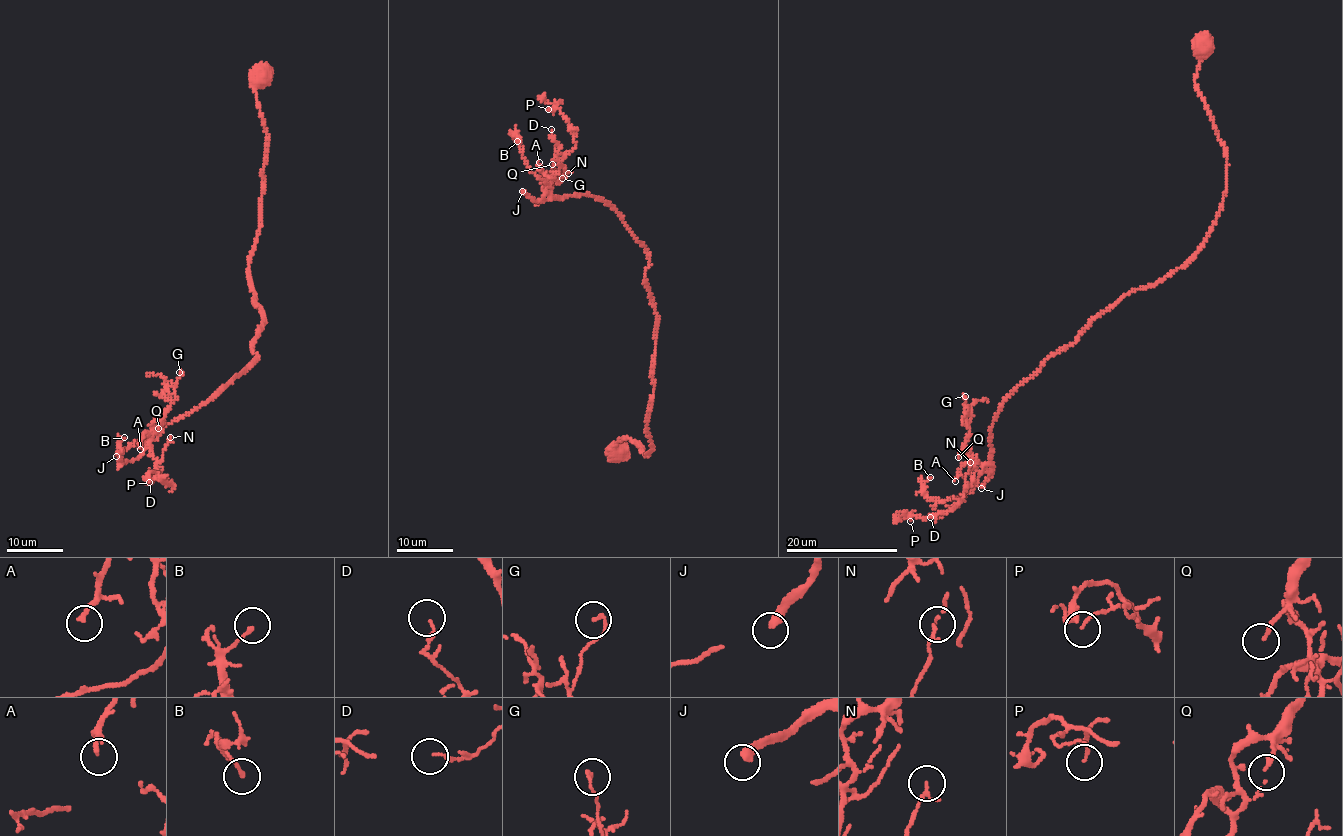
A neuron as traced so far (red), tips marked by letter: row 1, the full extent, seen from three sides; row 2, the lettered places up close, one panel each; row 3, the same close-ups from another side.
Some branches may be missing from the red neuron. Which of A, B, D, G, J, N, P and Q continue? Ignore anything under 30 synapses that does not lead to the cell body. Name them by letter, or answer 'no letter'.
A, J

